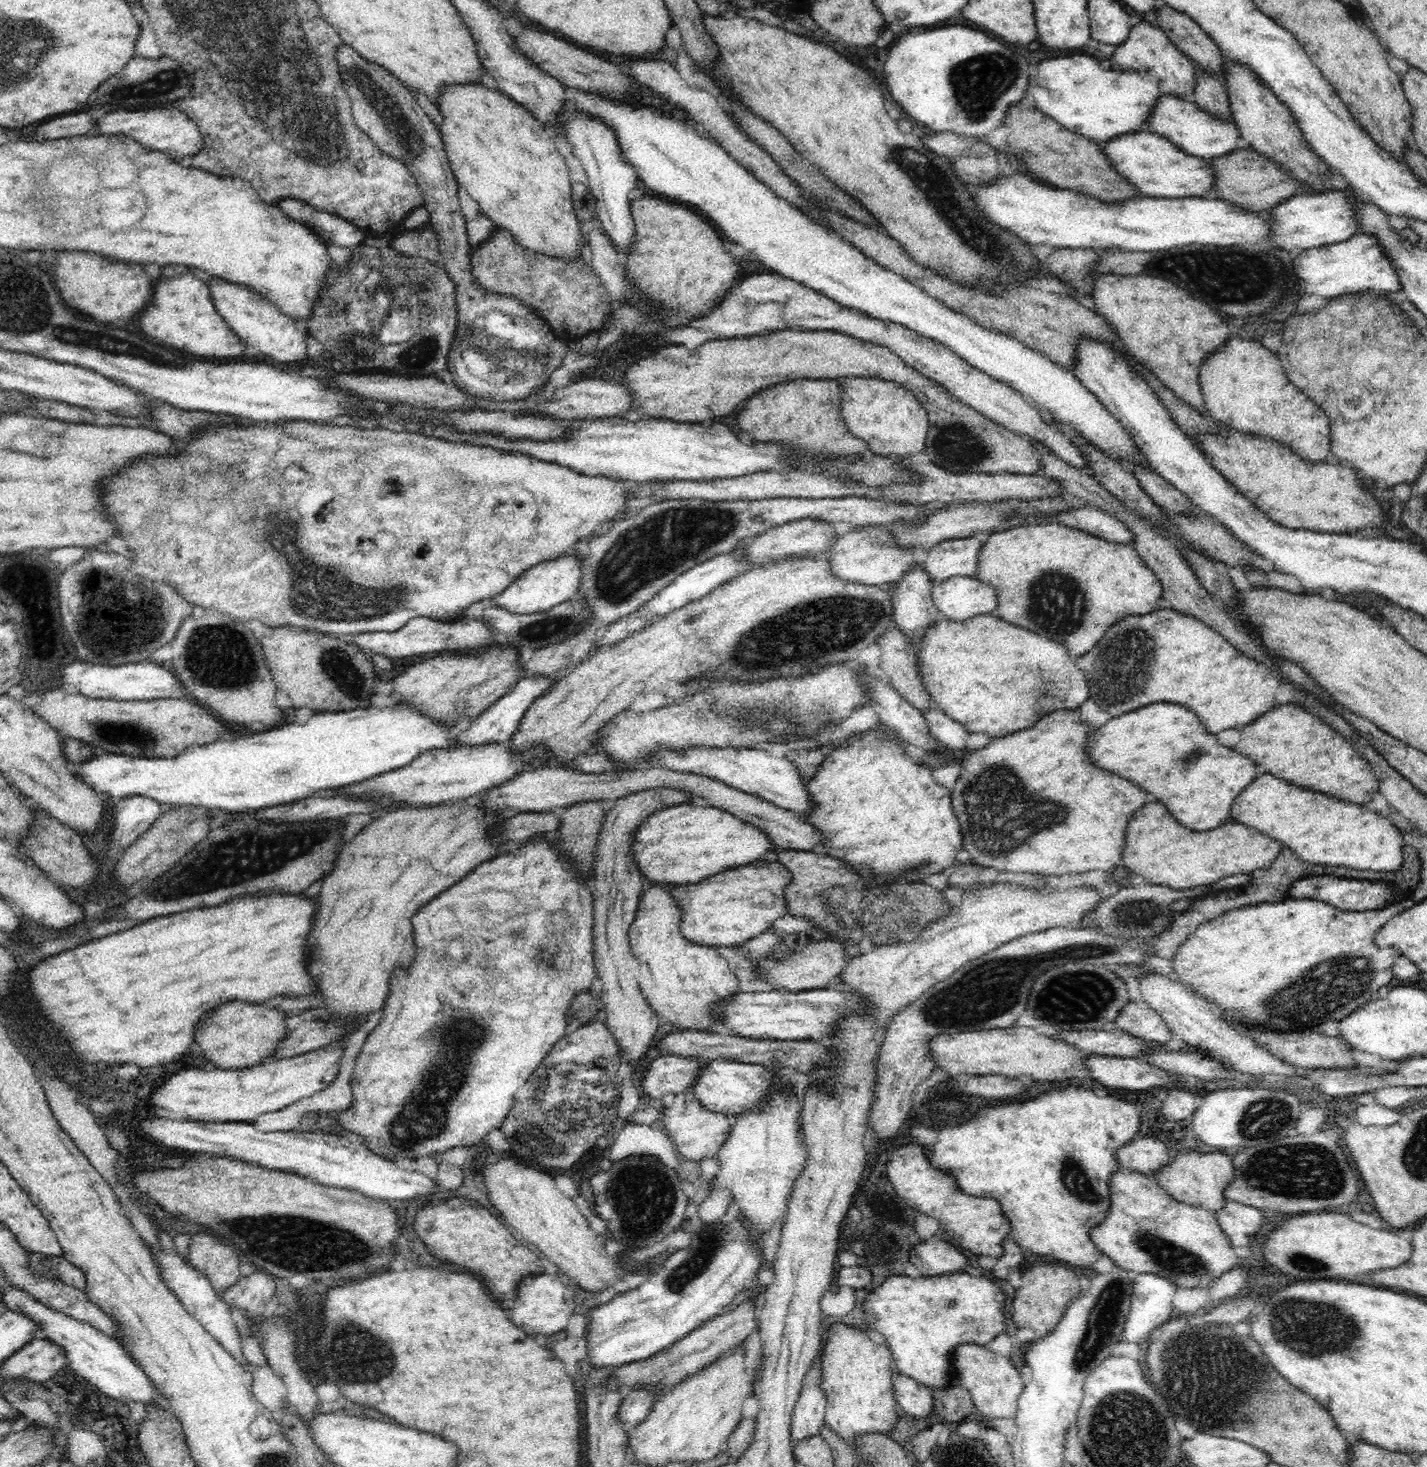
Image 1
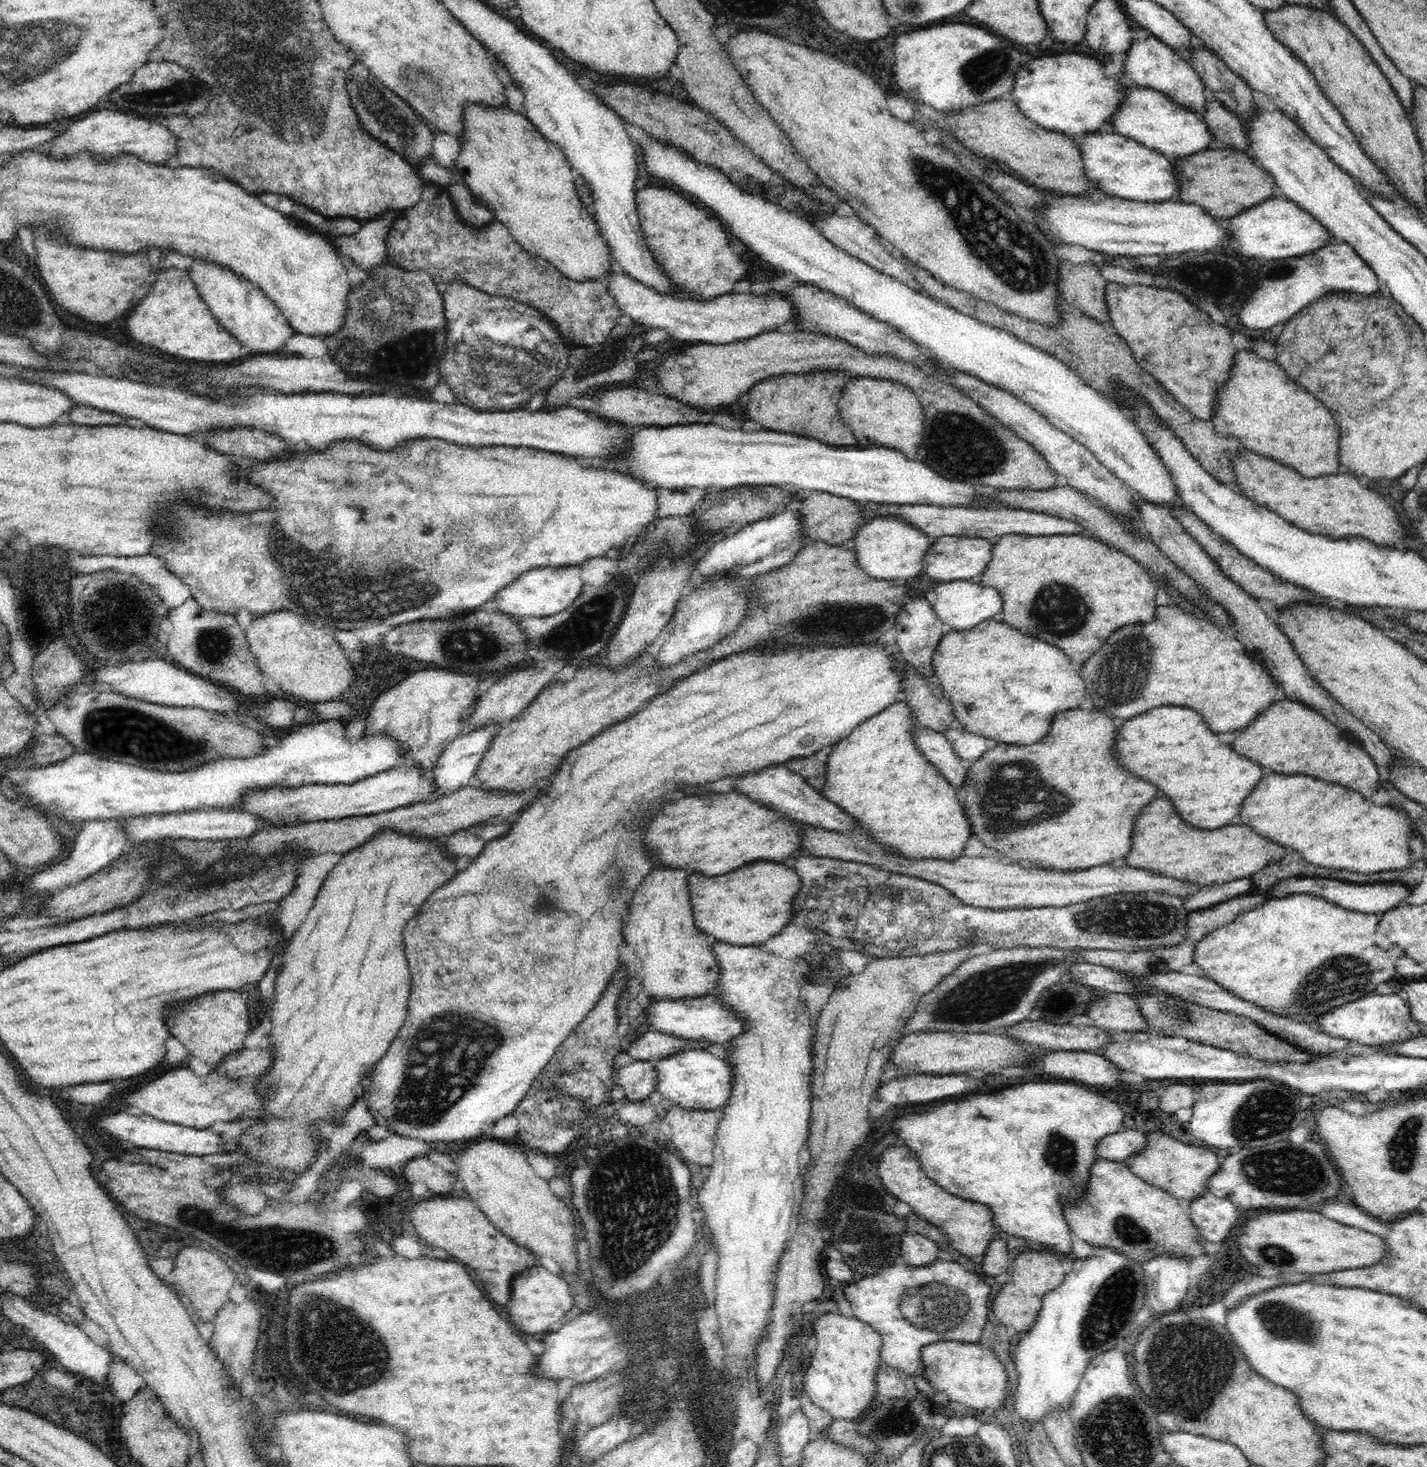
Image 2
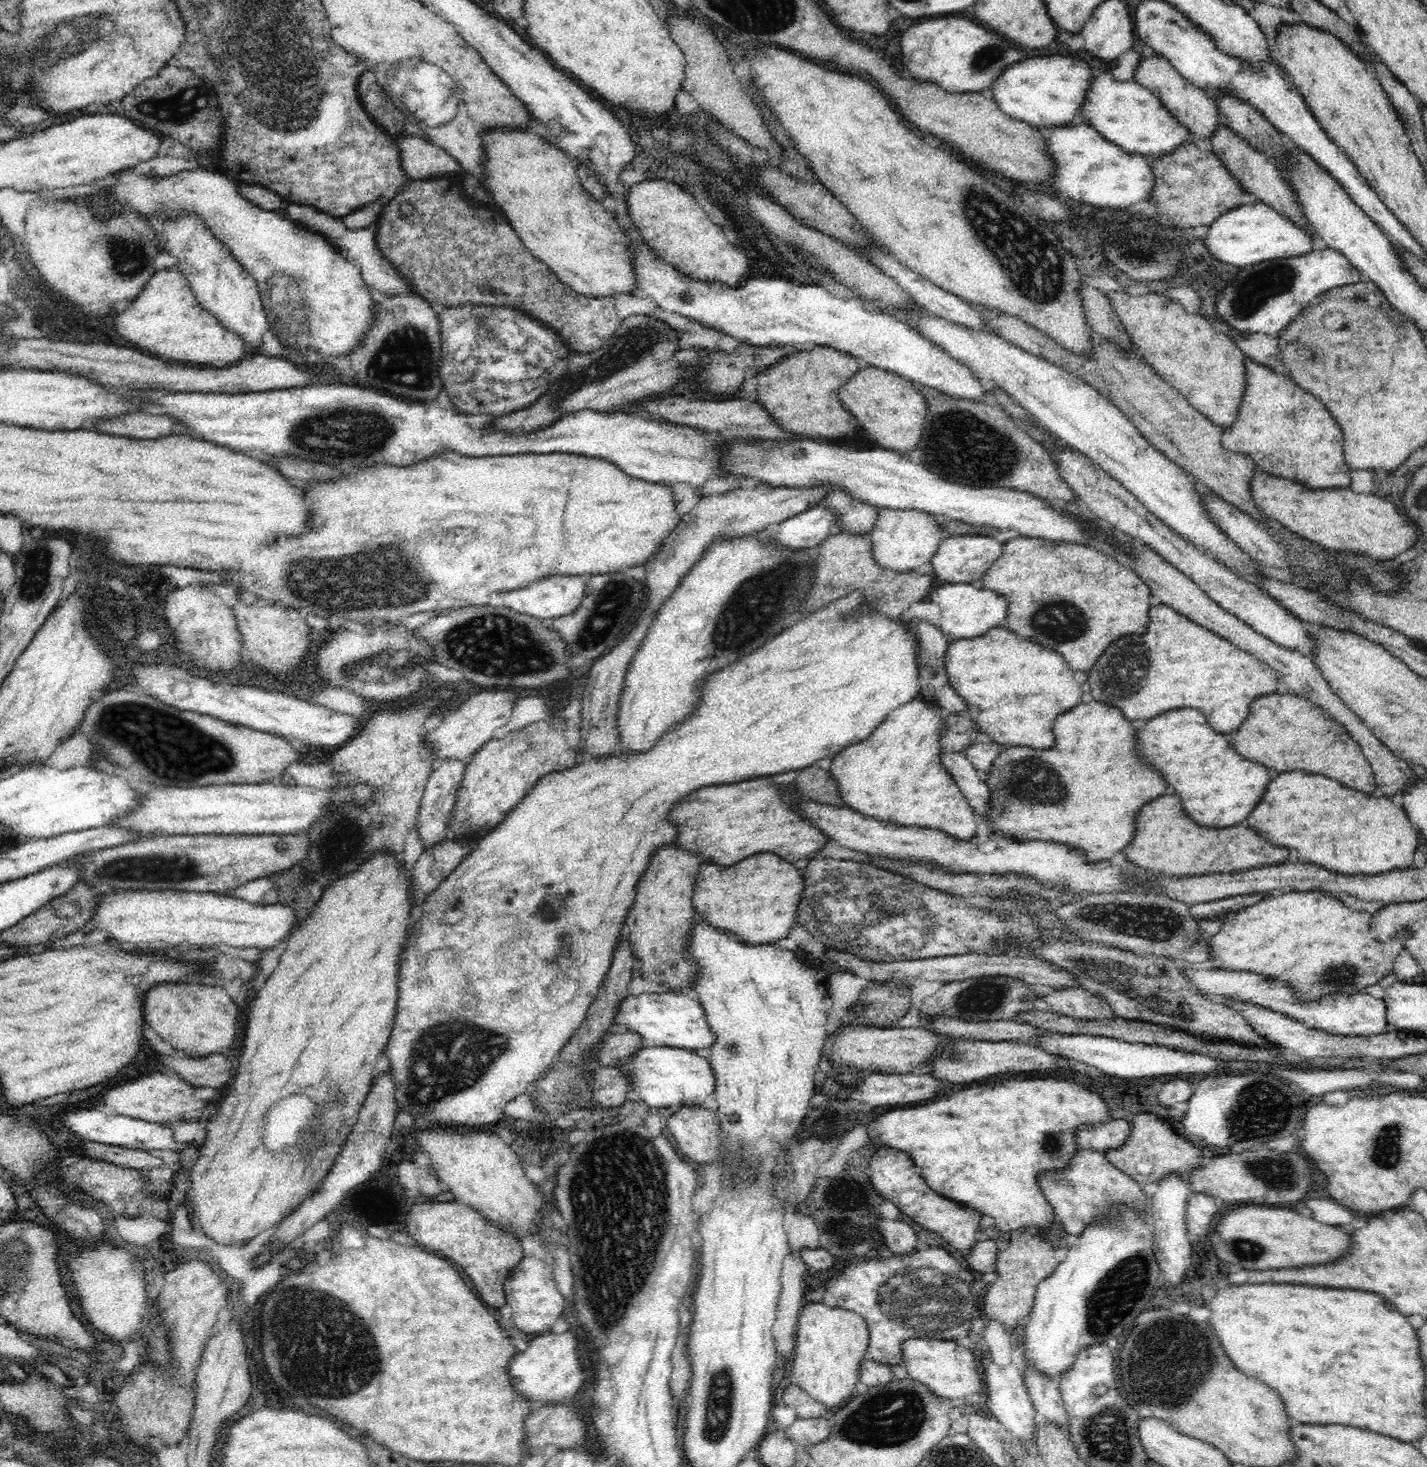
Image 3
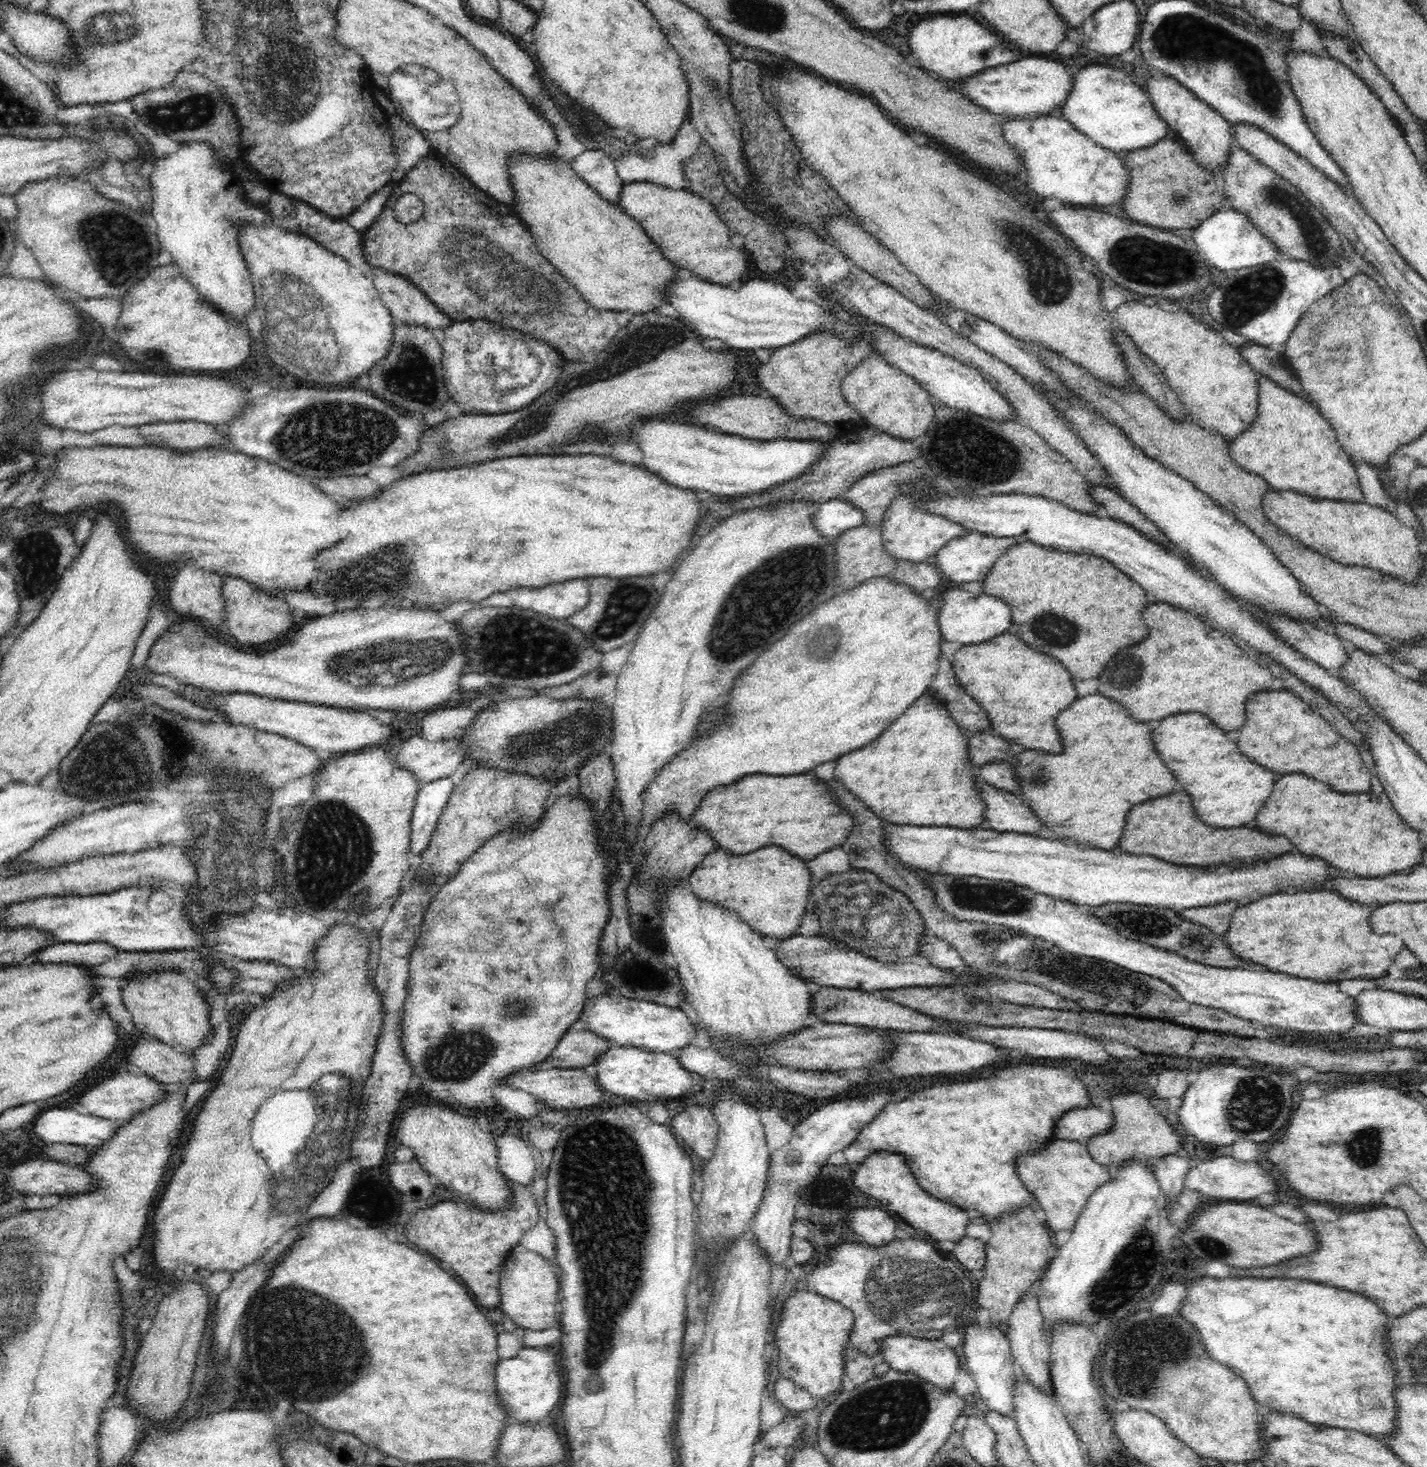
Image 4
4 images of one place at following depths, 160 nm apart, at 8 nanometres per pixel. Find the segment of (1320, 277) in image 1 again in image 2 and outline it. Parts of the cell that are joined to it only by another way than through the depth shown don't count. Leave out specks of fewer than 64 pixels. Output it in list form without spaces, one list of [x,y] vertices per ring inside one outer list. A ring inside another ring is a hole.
[[[1336,239],[1324,248],[1312,250],[1304,256],[1266,260],[1258,270],[1256,290],[1250,294],[1248,302],[1238,308],[1238,318],[1242,326],[1250,330],[1264,330],[1286,322],[1305,306],[1330,293],[1378,293],[1378,280],[1378,274],[1363,261],[1352,244]]]

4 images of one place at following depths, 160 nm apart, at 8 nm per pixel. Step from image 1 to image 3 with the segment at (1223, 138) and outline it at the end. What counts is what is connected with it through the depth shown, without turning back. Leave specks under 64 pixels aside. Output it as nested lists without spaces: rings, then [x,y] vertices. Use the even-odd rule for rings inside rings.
[[[1110,72],[1096,76],[1096,86],[1092,86],[1092,98],[1086,96],[1085,120],[1104,136],[1104,139],[1126,151],[1146,155],[1151,159],[1172,153],[1176,148],[1190,143],[1192,139],[1188,126],[1184,126],[1172,116],[1151,90],[1134,80],[1118,82],[1112,78]]]

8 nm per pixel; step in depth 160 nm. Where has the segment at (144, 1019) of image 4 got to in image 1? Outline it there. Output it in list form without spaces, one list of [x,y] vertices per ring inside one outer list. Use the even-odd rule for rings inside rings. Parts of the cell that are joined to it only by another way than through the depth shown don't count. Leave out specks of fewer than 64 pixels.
[[[244,1001],[228,1002],[222,1010],[208,1014],[196,1030],[196,1042],[199,1043],[204,1060],[210,1067],[221,1069],[246,1069],[268,1061],[279,1042],[286,1036],[284,1012],[268,1010],[265,1004],[246,1004]]]

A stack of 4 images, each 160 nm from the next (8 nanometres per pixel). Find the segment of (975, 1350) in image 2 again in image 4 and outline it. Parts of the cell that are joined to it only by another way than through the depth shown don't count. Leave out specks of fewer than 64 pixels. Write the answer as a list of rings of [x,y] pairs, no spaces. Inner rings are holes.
[[[896,1334],[884,1340],[880,1356],[889,1363],[892,1370],[917,1374],[945,1392],[954,1392],[958,1372],[957,1353],[954,1352],[954,1348],[948,1348],[946,1343],[940,1342],[940,1339],[912,1338],[912,1335]]]

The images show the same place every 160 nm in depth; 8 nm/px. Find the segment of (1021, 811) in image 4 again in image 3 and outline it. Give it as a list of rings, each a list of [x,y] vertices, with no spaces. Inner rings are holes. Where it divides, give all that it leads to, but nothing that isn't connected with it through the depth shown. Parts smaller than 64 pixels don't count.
[[[940,748],[938,758],[942,761],[946,772],[950,773],[954,783],[960,787],[975,814],[985,819],[985,814],[989,811],[988,785],[978,774],[970,759],[964,753],[945,748]]]

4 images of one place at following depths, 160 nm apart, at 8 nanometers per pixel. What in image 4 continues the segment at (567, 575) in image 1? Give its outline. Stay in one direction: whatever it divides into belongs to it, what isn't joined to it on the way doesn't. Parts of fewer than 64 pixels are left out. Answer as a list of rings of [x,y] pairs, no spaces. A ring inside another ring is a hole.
[[[587,579],[550,583],[544,587],[516,587],[505,592],[517,608],[530,608],[544,617],[567,620],[589,602]]]

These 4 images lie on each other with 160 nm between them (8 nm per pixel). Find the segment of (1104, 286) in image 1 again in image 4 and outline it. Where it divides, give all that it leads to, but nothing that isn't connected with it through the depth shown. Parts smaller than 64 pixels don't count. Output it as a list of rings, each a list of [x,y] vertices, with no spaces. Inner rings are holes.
[[[1142,301],[1123,303],[1115,308],[1115,313],[1112,315],[1118,328],[1136,344],[1137,348],[1141,350],[1141,354],[1160,367],[1169,386],[1178,393],[1178,397],[1185,404],[1188,414],[1192,415],[1198,423],[1222,434],[1229,443],[1253,422],[1253,418],[1257,414],[1258,374],[1249,365],[1249,362],[1244,360],[1238,348],[1226,342],[1218,331],[1196,322],[1186,312],[1167,312],[1156,305],[1146,305]]]

